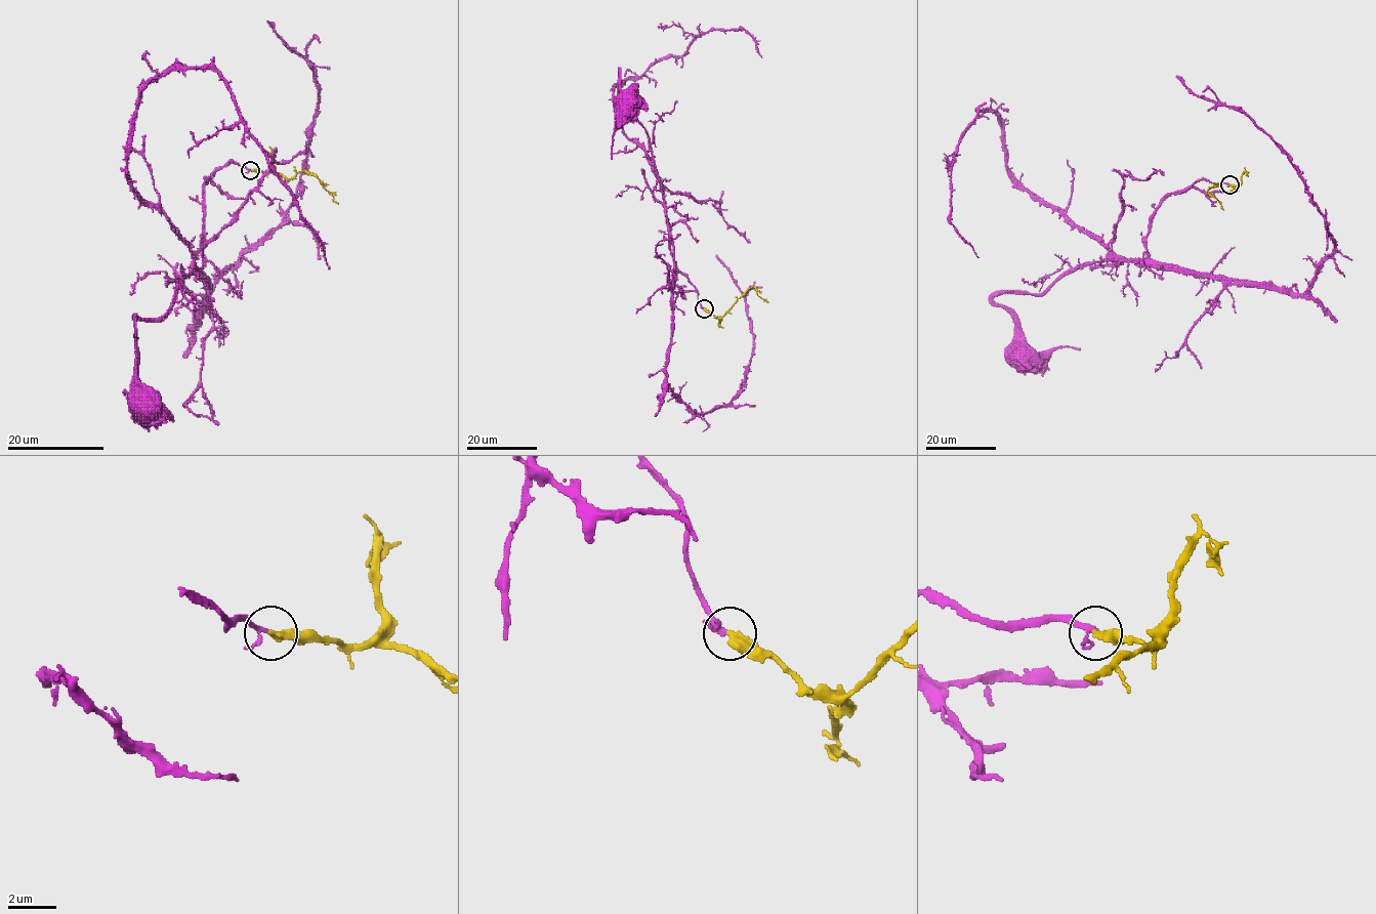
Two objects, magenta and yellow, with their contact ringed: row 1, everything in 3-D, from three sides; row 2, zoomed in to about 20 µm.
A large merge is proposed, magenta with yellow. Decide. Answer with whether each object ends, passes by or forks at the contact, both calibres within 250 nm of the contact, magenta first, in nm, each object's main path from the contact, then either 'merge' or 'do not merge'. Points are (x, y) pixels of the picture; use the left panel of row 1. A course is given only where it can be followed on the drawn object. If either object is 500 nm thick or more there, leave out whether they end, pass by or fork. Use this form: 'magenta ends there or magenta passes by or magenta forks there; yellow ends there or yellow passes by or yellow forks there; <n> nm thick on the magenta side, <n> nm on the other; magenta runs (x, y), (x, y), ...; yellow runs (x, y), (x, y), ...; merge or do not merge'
magenta passes by; yellow ends there; 160 nm thick on the magenta side, 380 nm on the other; magenta runs (250, 170), (228, 162), (204, 182), (202, 267), (158, 318), (134, 317), (135, 377), (152, 410); yellow runs (250, 170), (280, 173), (286, 178), (309, 171), (338, 204); merge

